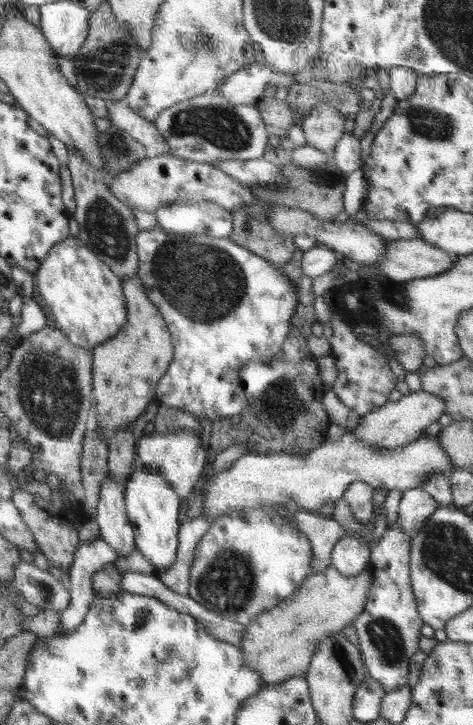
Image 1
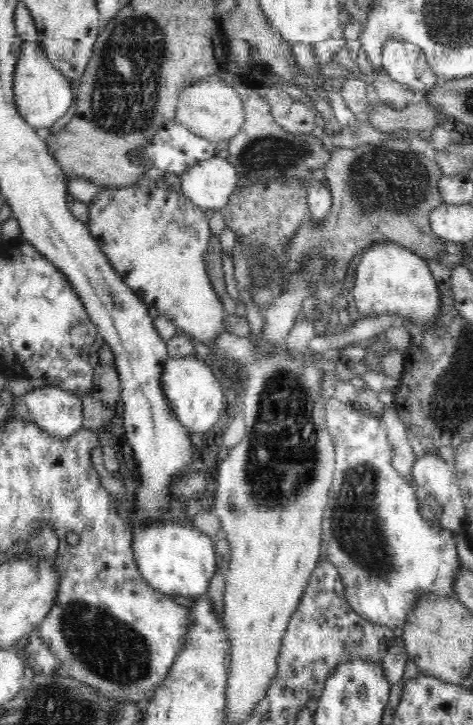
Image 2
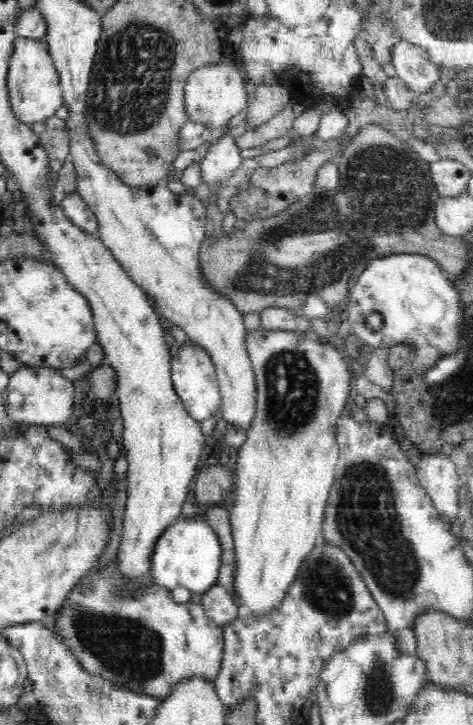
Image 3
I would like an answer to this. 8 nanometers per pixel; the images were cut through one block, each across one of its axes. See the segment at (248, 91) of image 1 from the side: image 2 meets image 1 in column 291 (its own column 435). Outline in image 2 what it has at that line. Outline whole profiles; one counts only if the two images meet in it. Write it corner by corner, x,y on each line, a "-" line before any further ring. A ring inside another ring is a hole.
400,38
386,40
382,46
381,67
396,82
418,94
432,90
438,83
422,49

